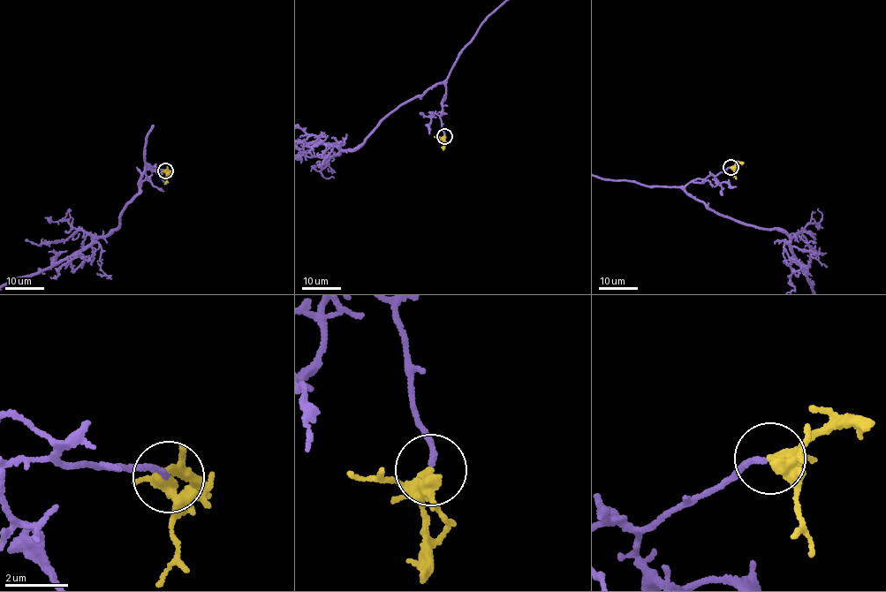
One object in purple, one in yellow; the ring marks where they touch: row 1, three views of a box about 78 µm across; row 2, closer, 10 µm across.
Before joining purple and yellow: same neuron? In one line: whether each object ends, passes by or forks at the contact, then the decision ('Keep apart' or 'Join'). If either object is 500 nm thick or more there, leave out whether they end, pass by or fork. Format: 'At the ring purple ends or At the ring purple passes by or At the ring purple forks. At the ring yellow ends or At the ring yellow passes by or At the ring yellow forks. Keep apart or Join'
At the ring purple ends. At the ring yellow forks. Join

